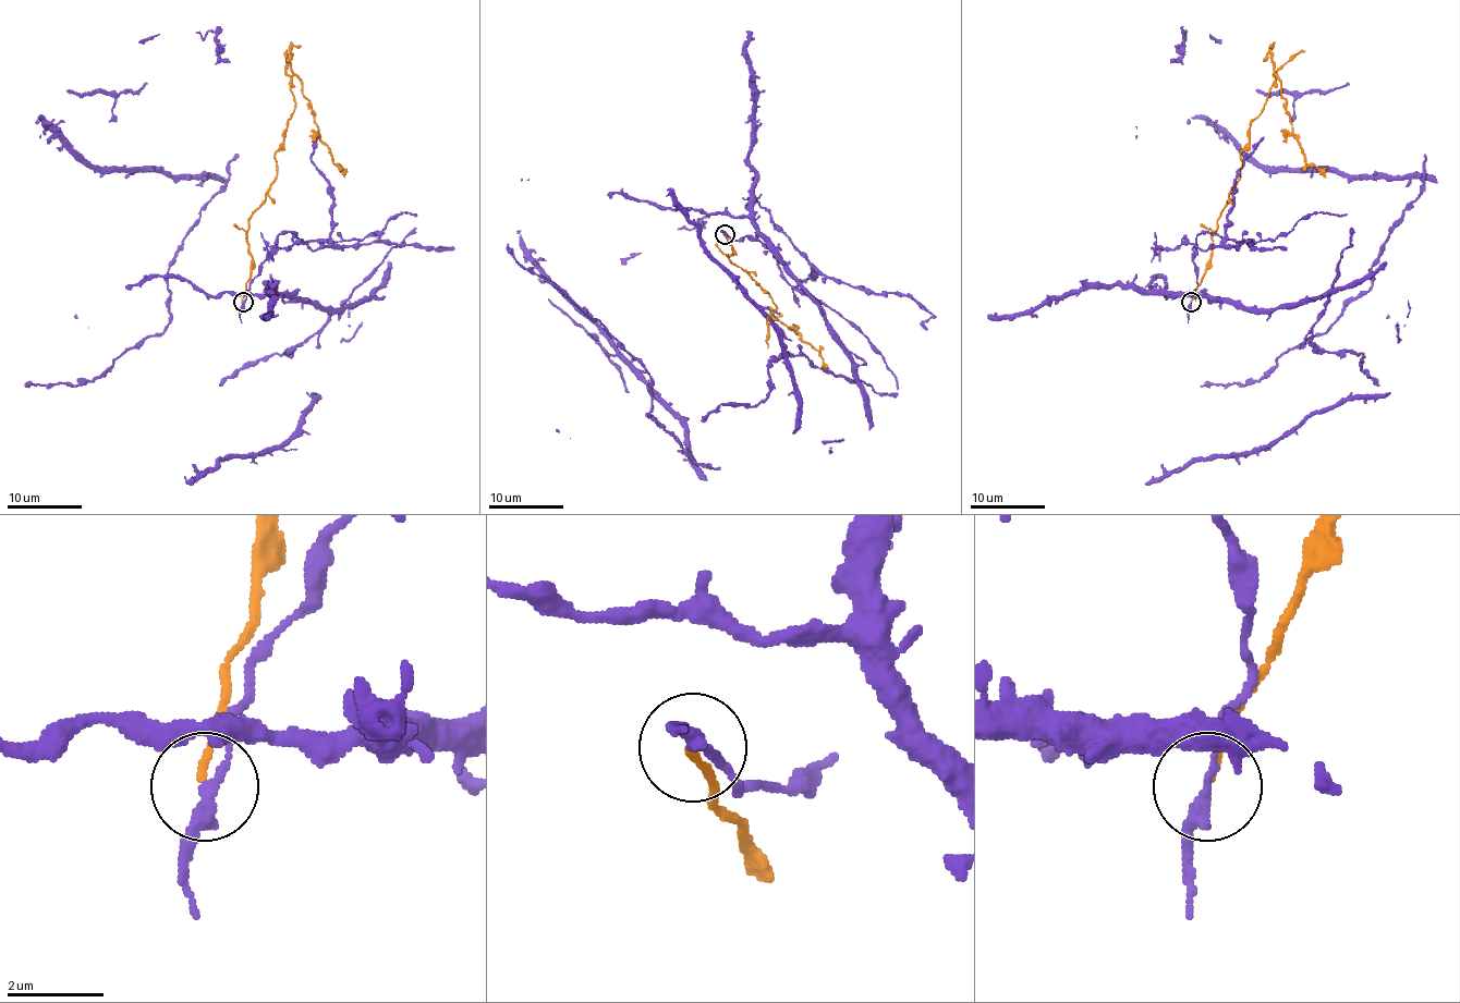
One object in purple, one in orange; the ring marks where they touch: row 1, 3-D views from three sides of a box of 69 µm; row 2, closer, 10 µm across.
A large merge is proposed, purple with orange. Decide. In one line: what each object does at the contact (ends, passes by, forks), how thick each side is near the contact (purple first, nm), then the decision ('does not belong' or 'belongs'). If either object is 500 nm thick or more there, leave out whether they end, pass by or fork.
purple passes by; orange ends there; 240 nm thick on the purple side, 130 nm on the other; does not belong

